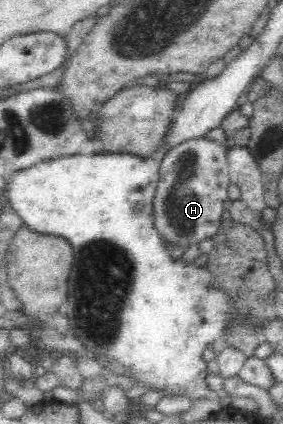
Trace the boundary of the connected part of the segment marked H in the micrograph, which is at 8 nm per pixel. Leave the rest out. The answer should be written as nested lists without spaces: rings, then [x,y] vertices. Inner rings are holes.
[[[204,137],[181,144],[162,160],[152,216],[164,243],[187,251],[189,245],[212,239],[219,233],[228,200],[230,175],[225,145]]]

